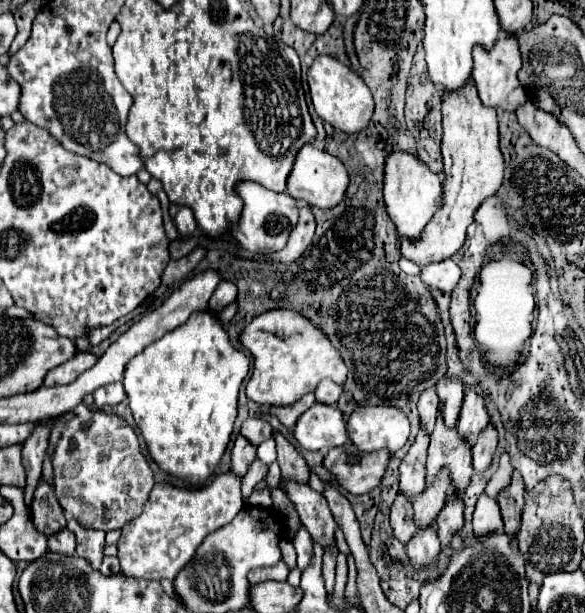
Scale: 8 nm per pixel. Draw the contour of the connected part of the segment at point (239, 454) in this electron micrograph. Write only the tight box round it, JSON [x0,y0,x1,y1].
[231,436,257,476]

